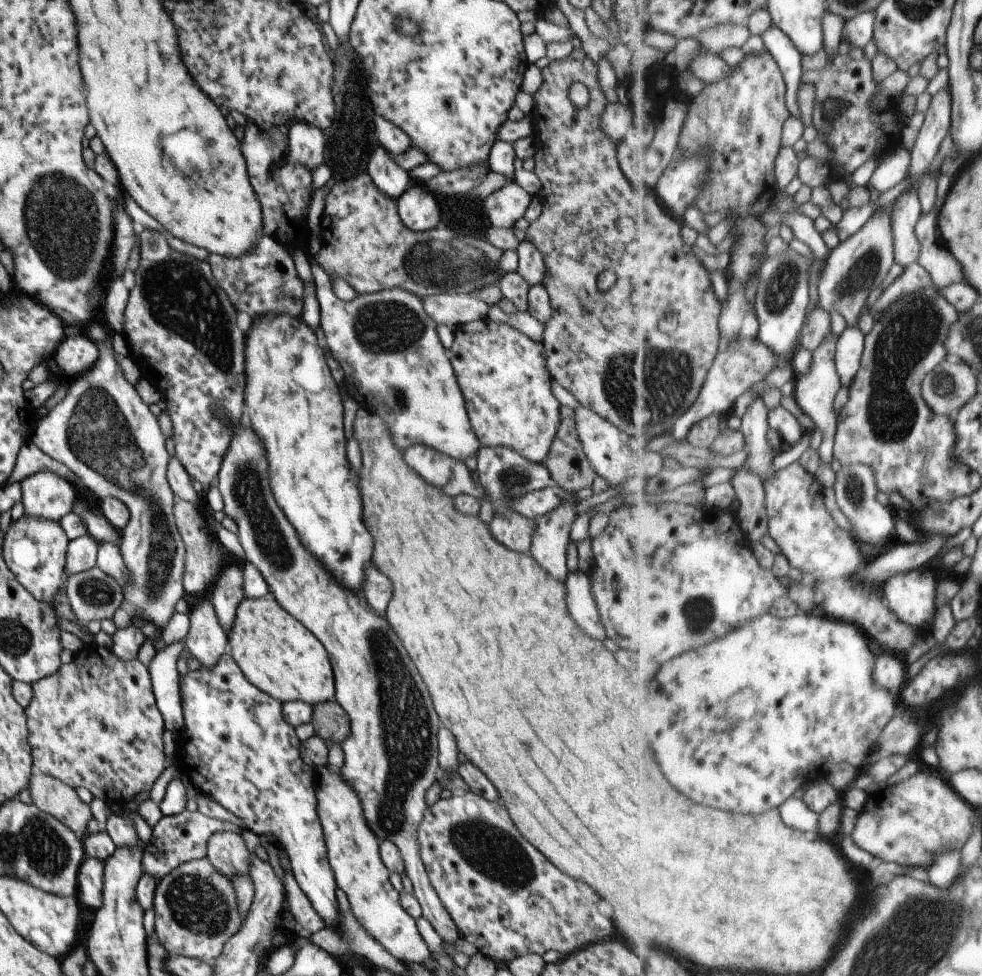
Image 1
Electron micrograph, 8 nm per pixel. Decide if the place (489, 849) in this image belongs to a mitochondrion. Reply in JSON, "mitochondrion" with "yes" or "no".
{"mitochondrion":"yes"}

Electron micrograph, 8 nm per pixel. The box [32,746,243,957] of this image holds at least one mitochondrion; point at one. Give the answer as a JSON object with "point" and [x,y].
{"point":[199,905]}

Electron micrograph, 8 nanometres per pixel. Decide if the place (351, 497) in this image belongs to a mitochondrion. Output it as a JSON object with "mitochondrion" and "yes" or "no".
{"mitochondrion":"no"}

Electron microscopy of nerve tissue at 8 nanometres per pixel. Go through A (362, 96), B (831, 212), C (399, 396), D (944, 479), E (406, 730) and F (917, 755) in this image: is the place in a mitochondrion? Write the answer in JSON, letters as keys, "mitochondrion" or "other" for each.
{"A":"other","B":"other","C":"mitochondrion","D":"other","E":"mitochondrion","F":"other"}

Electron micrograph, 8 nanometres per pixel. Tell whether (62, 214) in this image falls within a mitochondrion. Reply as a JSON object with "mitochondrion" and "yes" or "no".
{"mitochondrion":"yes"}

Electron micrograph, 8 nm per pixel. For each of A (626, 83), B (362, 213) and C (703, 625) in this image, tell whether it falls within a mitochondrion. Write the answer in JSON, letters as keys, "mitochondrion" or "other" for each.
{"A":"other","B":"other","C":"mitochondrion"}

